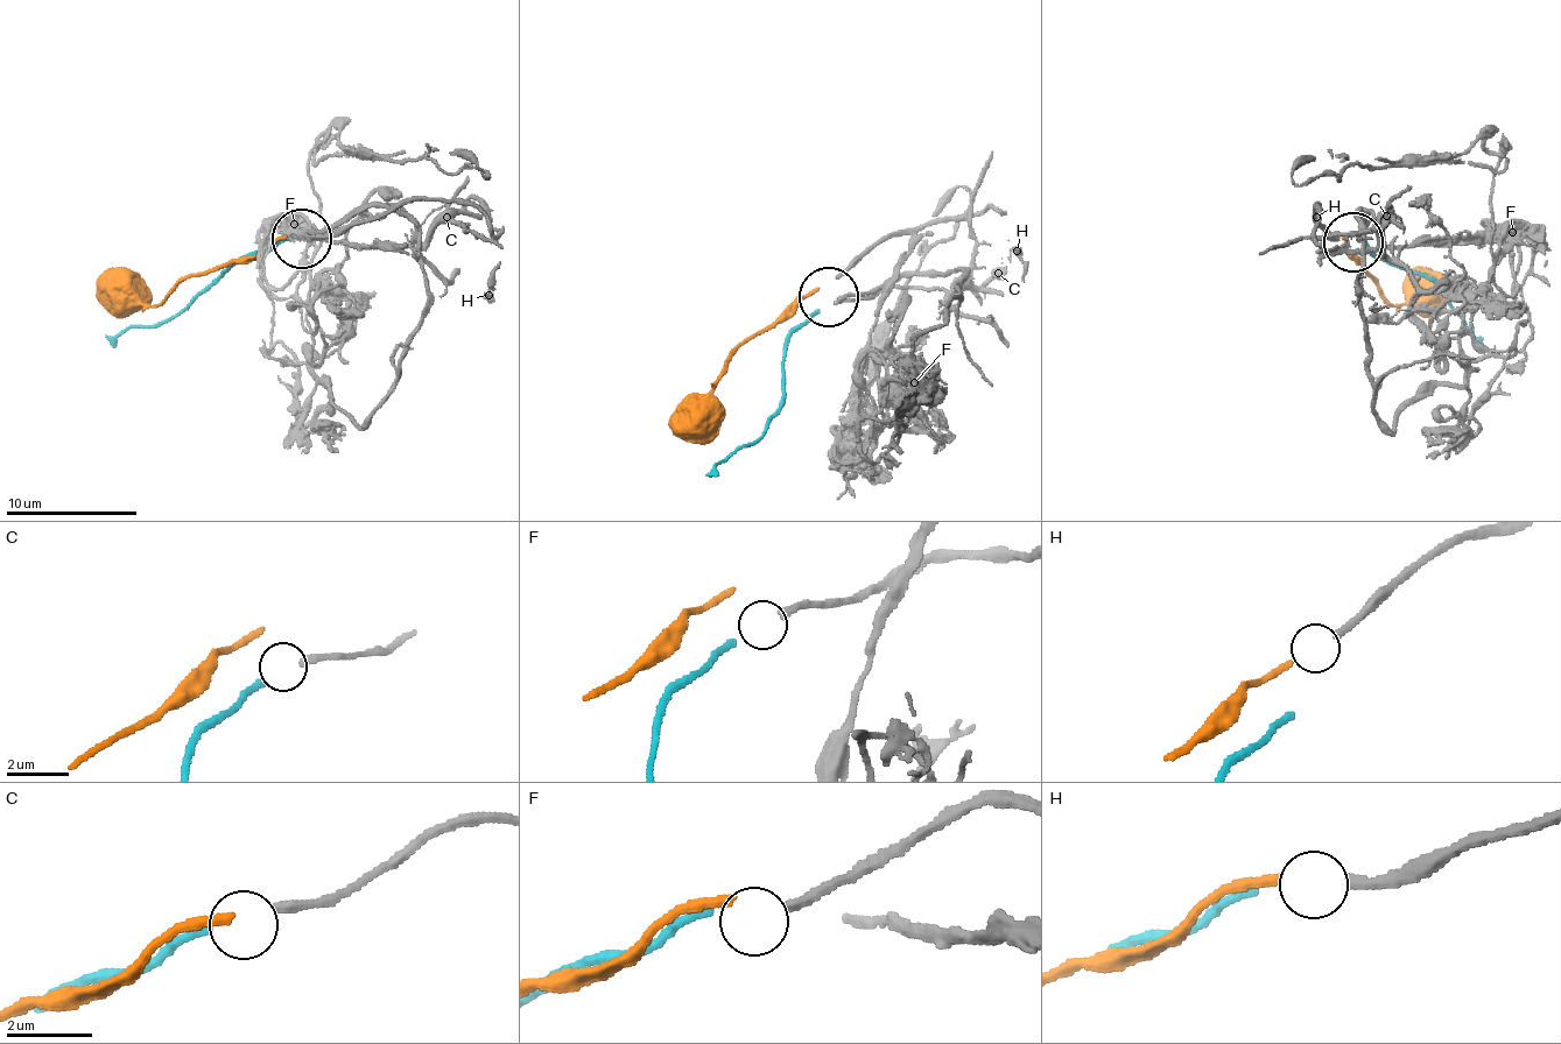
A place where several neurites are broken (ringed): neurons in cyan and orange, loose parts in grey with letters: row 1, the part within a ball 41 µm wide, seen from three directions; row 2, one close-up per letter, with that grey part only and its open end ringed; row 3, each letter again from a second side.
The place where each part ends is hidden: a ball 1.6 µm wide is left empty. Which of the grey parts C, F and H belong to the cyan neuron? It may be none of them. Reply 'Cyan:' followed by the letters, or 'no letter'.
Cyan: no letter

